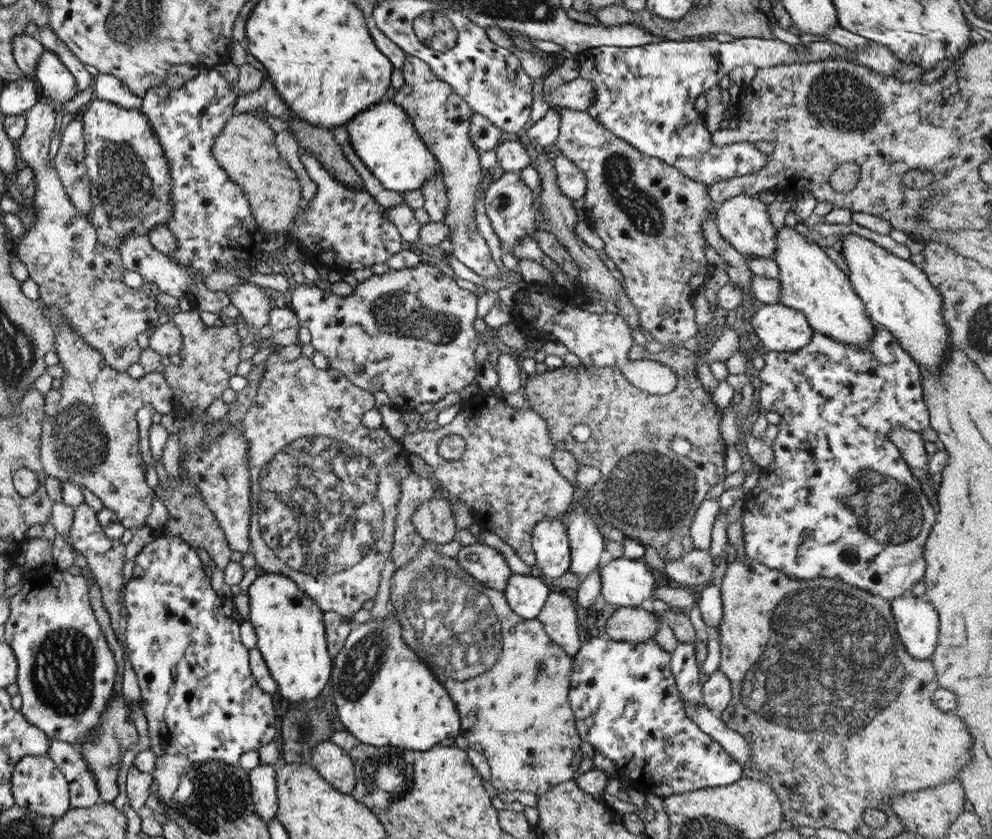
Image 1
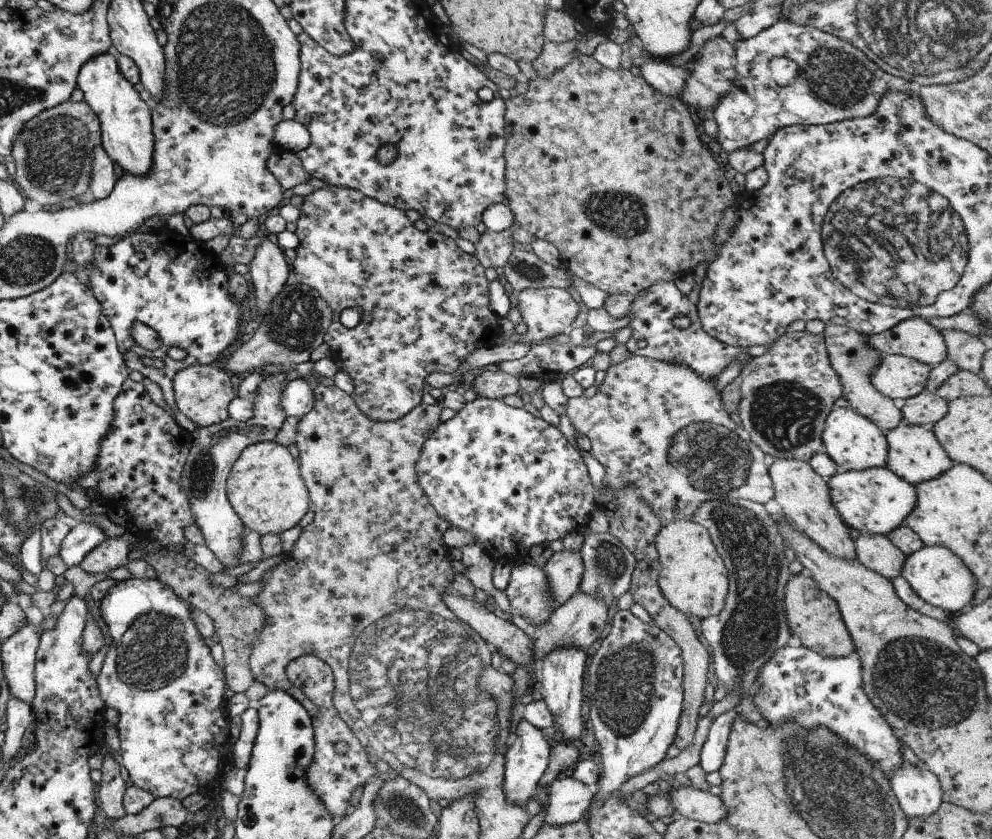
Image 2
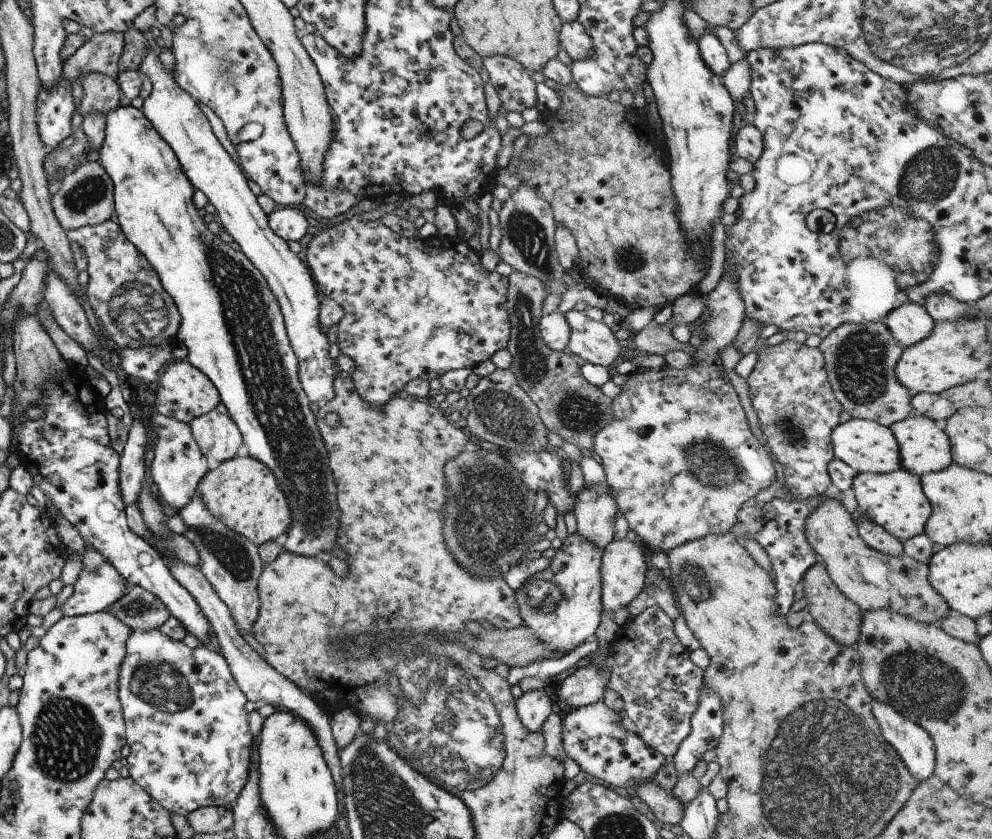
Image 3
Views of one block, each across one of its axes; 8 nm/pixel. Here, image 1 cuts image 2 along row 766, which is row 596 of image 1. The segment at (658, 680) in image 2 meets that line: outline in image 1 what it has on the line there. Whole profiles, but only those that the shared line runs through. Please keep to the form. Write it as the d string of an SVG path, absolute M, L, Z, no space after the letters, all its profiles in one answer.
M604 558L598 568L600 596L610 606L640 607L641 600L654 598L654 588L661 582L638 559Z

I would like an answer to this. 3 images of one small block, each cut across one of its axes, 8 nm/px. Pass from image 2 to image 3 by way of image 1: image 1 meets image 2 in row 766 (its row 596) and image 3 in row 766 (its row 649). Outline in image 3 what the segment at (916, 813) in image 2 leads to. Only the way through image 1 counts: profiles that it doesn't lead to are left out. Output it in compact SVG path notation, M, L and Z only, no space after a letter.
M875 698L871 702L871 712L884 741L894 748L909 774L919 783L929 778L935 764L935 751L929 734L921 726L897 714L893 706L877 702Z

